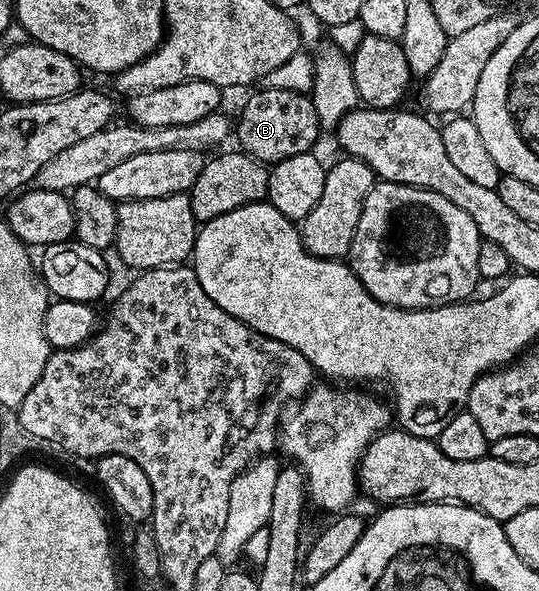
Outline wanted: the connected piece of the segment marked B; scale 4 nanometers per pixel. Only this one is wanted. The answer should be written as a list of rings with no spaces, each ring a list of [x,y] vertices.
[[[259,88],[244,103],[243,110],[239,113],[239,121],[237,117],[234,122],[233,137],[234,140],[239,140],[238,148],[264,163],[284,161],[293,155],[312,152],[321,140],[321,130],[310,96],[297,91]]]

